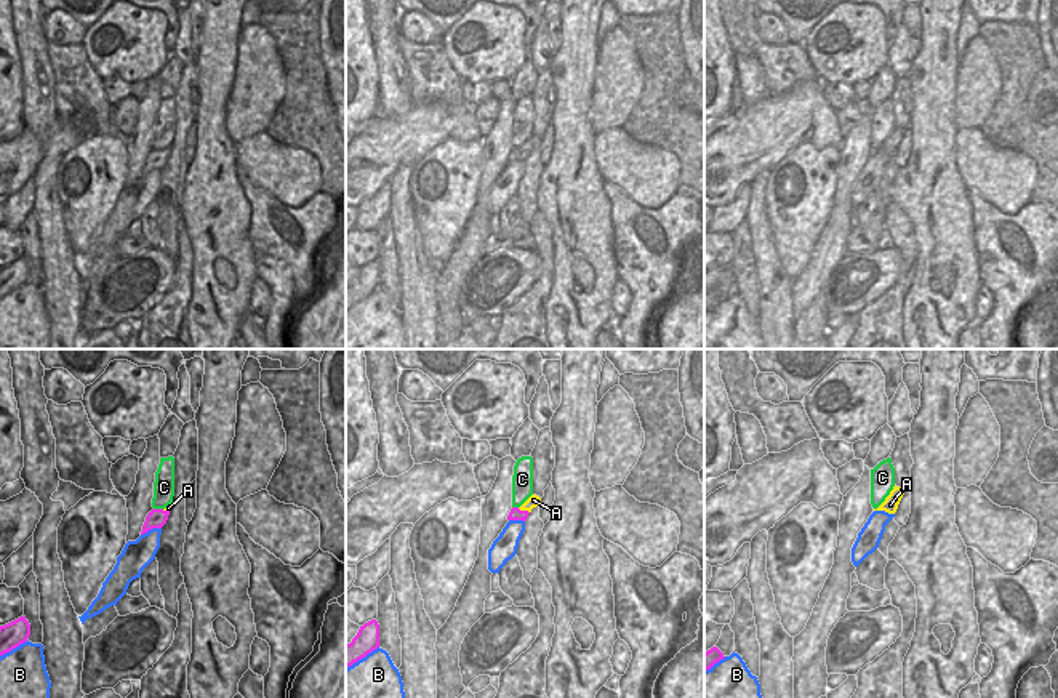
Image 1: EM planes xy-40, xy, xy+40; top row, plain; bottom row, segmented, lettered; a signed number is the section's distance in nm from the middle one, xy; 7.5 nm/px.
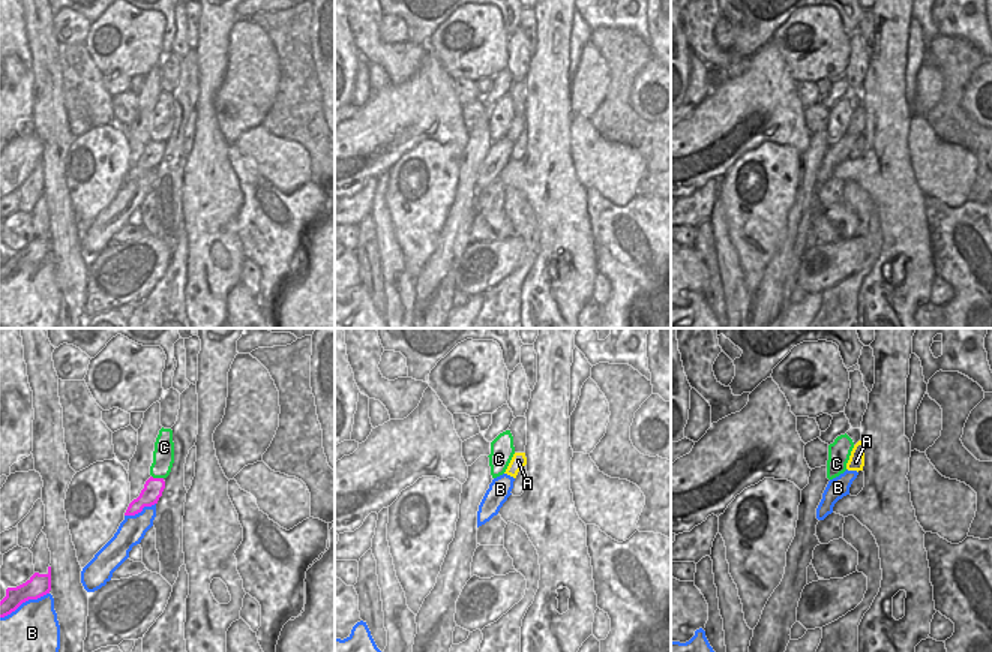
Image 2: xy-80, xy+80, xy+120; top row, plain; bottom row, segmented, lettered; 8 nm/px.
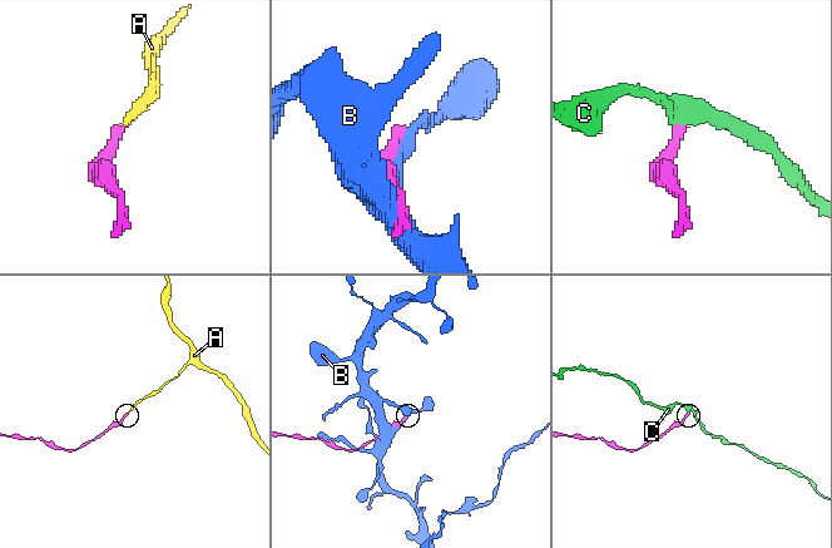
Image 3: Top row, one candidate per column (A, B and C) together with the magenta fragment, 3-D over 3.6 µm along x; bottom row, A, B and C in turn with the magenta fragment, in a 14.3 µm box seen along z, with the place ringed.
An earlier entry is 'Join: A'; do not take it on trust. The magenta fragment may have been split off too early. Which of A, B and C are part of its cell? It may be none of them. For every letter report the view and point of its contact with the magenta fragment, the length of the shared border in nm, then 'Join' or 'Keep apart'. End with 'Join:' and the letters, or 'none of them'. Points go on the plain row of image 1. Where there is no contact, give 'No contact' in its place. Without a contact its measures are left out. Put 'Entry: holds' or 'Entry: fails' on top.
Entry: holds
A: Touches magenta at xy (524, 152). Shared border 100 nm. Join
B: Touches magenta at xy-40 (13, 288). Shared border 240 nm. Keep apart
C: Touches magenta at xy-40 (159, 151). Shared border 70 nm. Keep apart
Join: A.

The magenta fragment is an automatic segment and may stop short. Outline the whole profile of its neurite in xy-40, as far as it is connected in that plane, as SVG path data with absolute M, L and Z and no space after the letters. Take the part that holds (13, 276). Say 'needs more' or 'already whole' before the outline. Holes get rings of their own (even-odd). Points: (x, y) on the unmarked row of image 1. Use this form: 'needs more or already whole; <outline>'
already whole; M21 258L5 267L0 267L0 298L27 283L30 266Z

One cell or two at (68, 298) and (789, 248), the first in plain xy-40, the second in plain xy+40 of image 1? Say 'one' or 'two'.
two

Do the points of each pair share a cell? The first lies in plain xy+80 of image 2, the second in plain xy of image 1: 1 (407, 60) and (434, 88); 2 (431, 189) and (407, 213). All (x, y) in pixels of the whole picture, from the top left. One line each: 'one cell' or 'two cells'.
1: one cell
2: two cells

